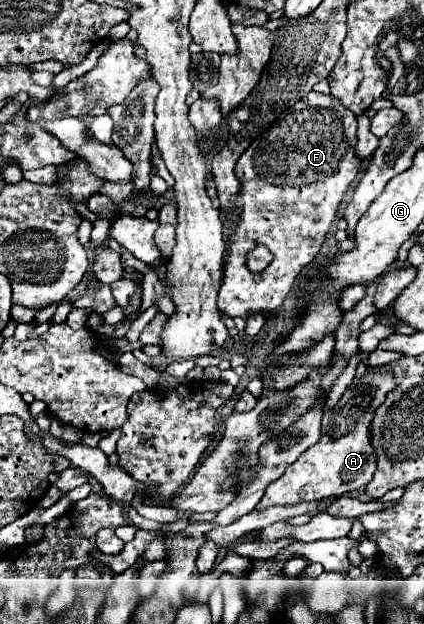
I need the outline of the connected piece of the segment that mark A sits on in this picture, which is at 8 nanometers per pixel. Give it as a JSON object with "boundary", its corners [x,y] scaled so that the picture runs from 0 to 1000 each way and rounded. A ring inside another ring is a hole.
{"boundary":[[[868,588],[854,601],[840,601],[835,617],[825,617],[792,652],[759,668],[755,707],[722,720],[722,726],[712,726],[712,732],[703,732],[703,739],[693,739],[656,771],[637,774],[618,803],[604,809],[604,819],[755,803],[764,796],[807,796],[825,787],[854,787],[887,752],[882,716],[868,704],[873,675],[882,655],[910,639],[910,630],[920,623],[929,623],[929,607],[915,598],[877,598]]]}

